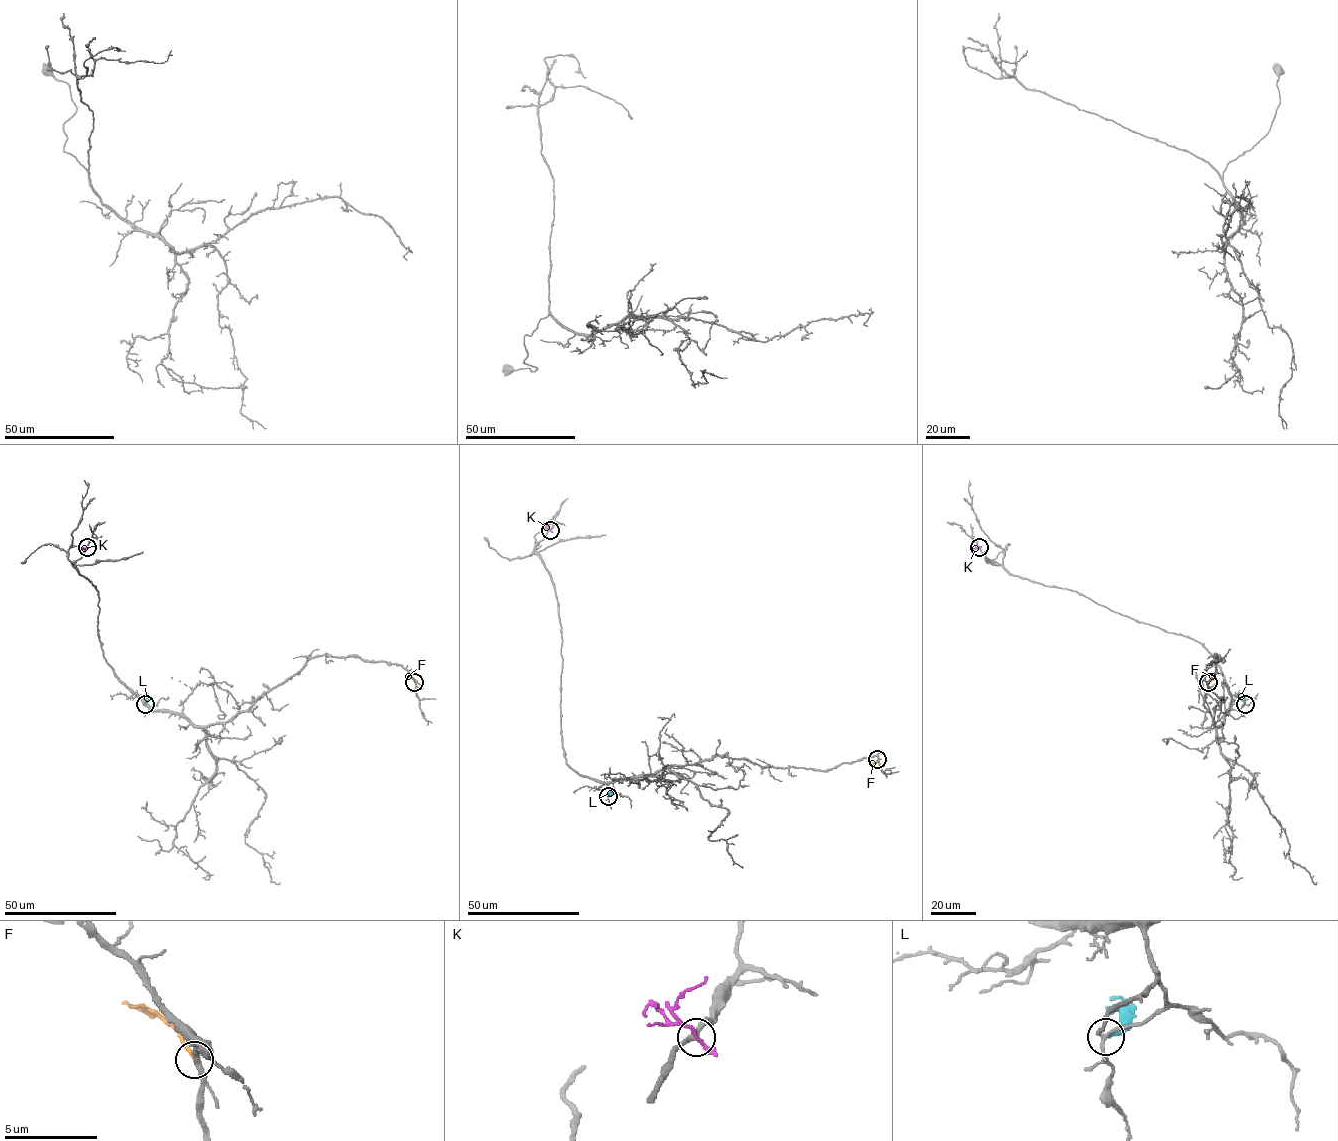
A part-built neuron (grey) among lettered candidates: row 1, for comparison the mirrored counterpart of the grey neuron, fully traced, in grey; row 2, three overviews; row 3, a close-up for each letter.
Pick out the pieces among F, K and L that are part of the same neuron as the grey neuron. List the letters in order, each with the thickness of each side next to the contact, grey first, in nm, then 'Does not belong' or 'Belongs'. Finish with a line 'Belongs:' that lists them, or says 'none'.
F: Thickness 240 nm (grey) against 180 nm. Belongs
K: Thickness 280 nm (grey) against 200 nm. Does not belong
L: Thickness 140 nm (grey) against 220 nm. Does not belong
Belongs: F

